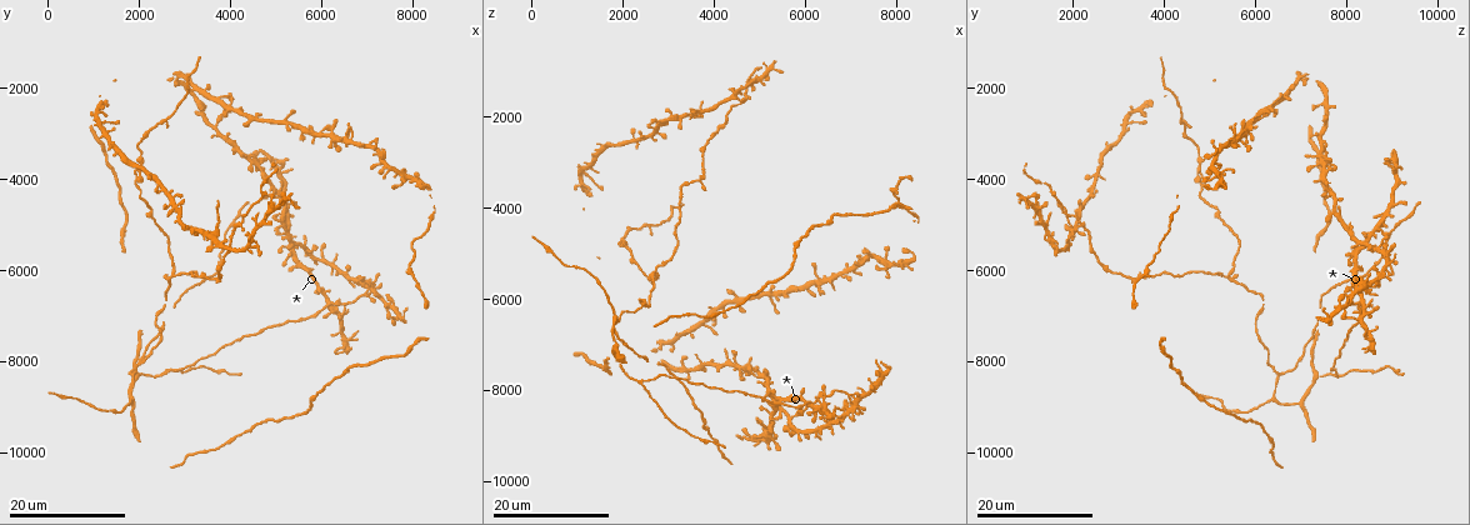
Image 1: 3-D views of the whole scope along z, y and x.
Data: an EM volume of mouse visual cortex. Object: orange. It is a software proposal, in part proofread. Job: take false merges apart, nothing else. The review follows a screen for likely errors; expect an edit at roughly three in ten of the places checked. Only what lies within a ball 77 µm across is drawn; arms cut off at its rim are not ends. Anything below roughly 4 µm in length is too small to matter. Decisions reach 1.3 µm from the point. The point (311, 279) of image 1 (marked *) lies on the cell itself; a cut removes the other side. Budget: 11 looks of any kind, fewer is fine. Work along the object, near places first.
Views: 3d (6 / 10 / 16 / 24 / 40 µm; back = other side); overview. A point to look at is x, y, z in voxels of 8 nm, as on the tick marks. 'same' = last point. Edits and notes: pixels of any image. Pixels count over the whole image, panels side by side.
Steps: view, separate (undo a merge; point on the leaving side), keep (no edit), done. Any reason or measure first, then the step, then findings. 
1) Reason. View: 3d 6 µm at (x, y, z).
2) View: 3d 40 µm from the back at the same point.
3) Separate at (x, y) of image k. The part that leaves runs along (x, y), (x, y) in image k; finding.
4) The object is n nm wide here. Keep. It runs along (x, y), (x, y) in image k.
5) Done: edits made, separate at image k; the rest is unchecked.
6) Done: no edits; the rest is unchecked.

A fork. View: 3d 24 µm at (6250, 6750, 8300).

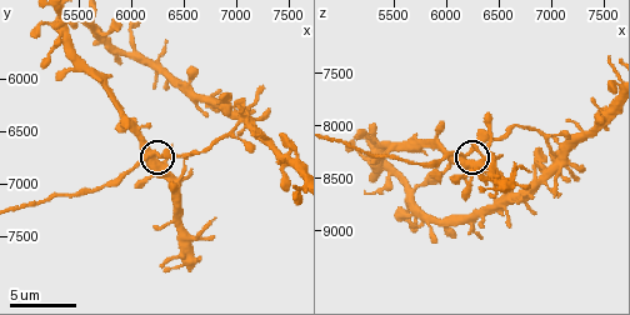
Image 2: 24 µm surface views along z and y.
View: 3d 10 µm at (6220, 6700, 8280).

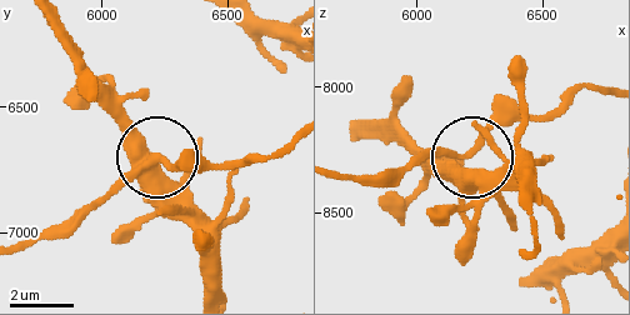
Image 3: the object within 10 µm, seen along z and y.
3 arms meet here. Keep. One cell here.

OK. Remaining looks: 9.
A narrow waist. View: 3d 24 µm at (5350, 5500, 8150).

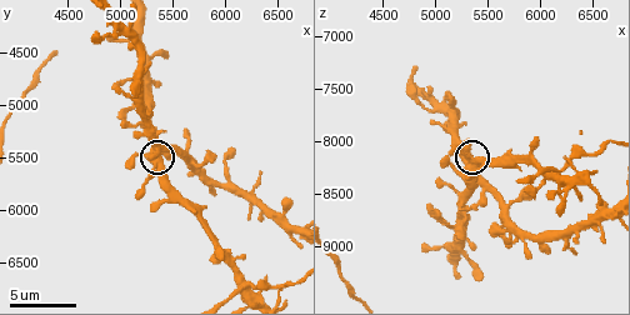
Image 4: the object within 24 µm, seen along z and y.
View: 3d 6 µm at the same point.

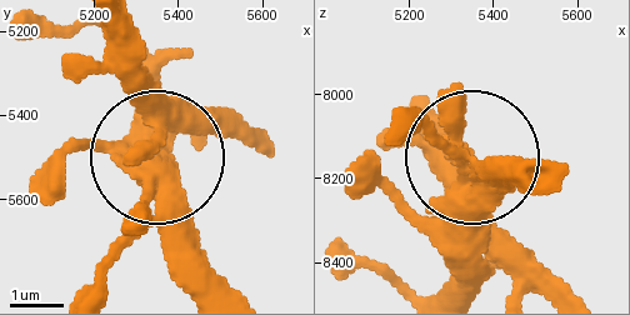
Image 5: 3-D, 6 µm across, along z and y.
Keep. All the same cell.

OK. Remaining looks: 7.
Three-way junction. View: 3d 24 µm at (1850, 8800, 6400).

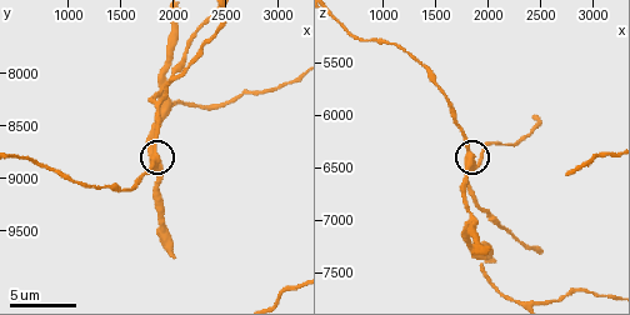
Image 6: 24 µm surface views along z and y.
Zoom in. View: 3d 6 µm at (1840, 8800, 6360).

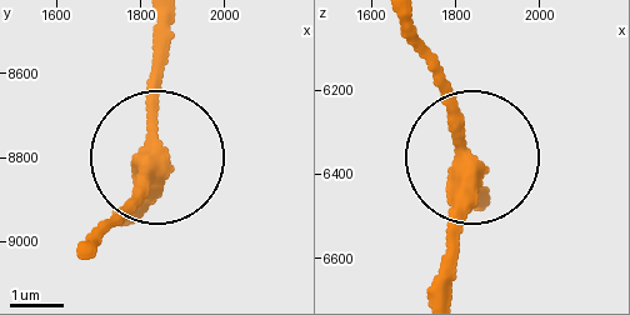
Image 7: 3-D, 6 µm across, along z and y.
The side arm is 24 µm long. Keep. It runs along (451, 294), (465, 146), (429, 70) in image 7; one cell here.

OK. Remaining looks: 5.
Branch point. View: 3d 24 µm at (2450, 8350, 7850).

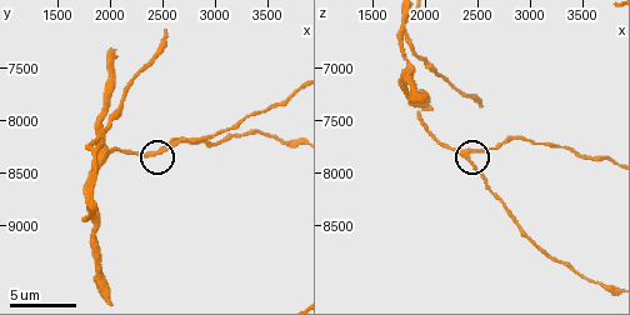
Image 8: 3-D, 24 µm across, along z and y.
Zoom in. View: 3d 6 µm at (2400, 8300, 7860).

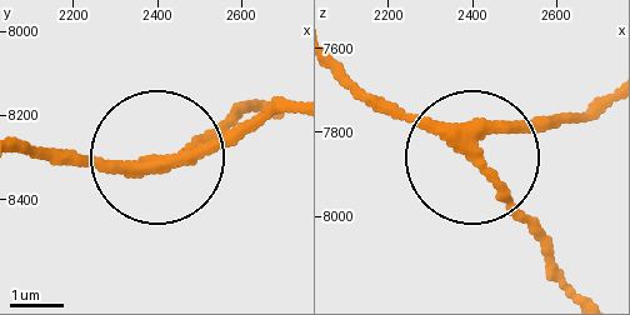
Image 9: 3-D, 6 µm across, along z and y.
Keep. It runs along (291, 104), (161, 154), (233, 118) in image 9; continuous, no second cell.

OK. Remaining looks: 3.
Three arms meet. View: 3d 10 µm at (1840, 8280, 6520).

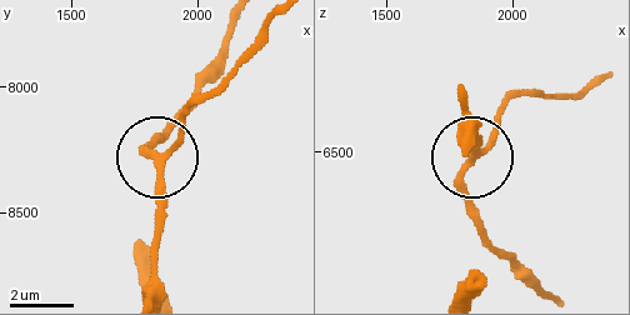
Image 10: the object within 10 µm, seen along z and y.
The side arm is 60 µm long; 3 arms meet here. Keep. One cell here.

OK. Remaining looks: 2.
Done: no edits; the rest is unchecked.

